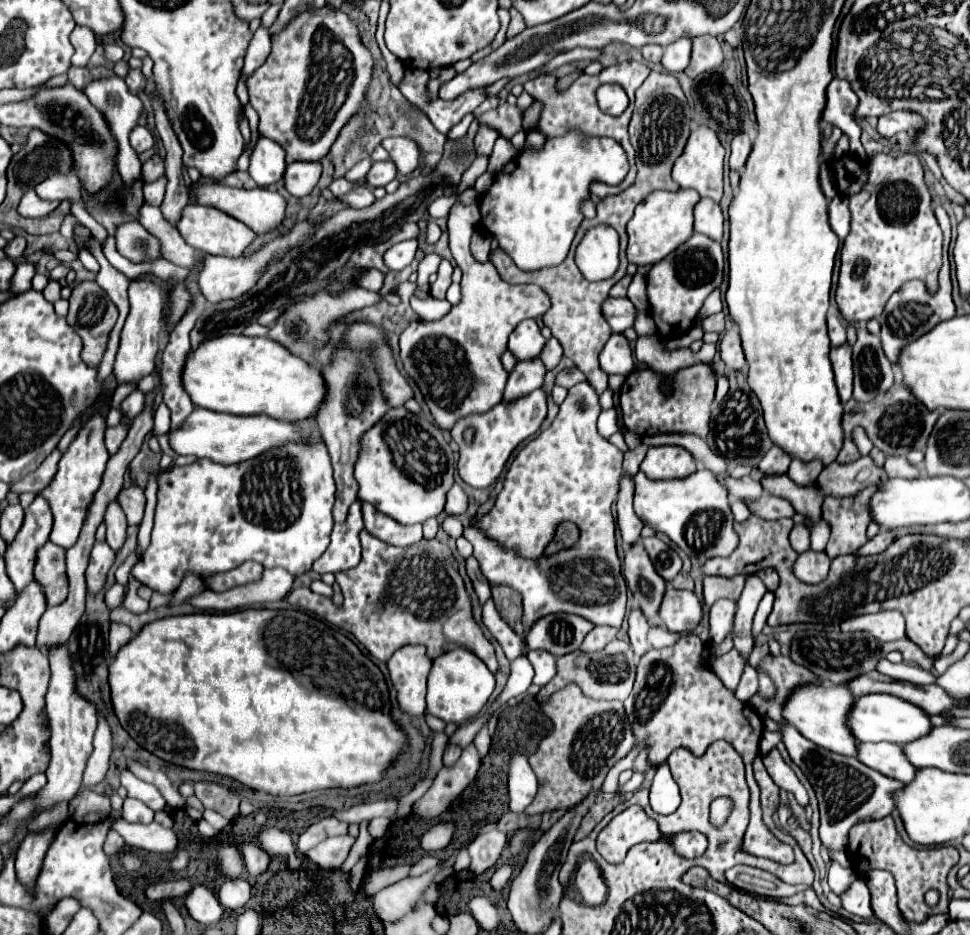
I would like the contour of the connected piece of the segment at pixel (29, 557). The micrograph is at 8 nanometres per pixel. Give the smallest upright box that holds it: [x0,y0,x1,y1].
[5,496,53,592]

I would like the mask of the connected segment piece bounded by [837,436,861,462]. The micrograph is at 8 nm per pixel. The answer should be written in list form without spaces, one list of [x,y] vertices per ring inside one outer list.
[[[845,436],[845,444],[843,444],[837,460],[839,460],[839,462],[853,462],[853,460],[857,460],[859,456],[861,456],[861,454],[859,454],[857,446],[853,444],[853,440],[851,440],[849,436]]]

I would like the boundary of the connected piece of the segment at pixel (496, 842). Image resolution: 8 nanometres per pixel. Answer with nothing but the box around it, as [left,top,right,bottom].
[467,830,507,876]

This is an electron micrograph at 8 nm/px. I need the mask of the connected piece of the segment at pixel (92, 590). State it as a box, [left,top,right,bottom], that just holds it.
[85,542,115,594]

